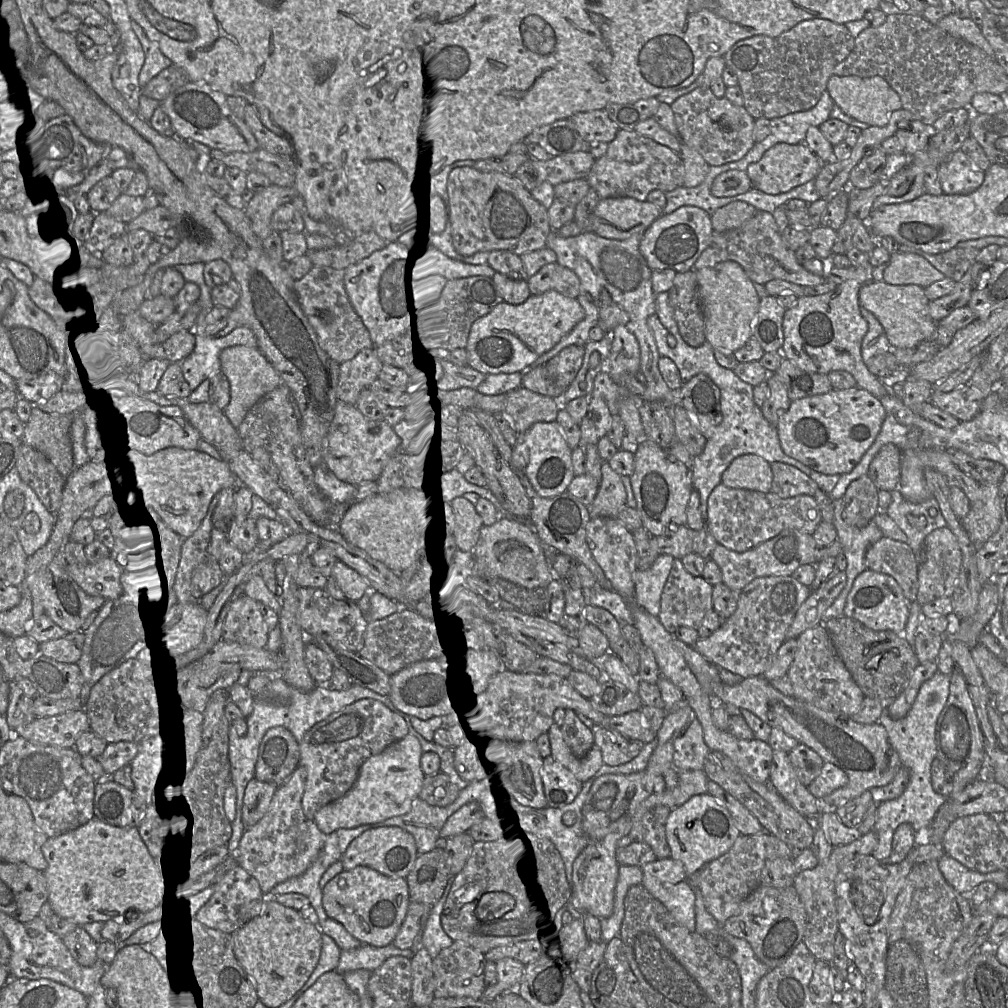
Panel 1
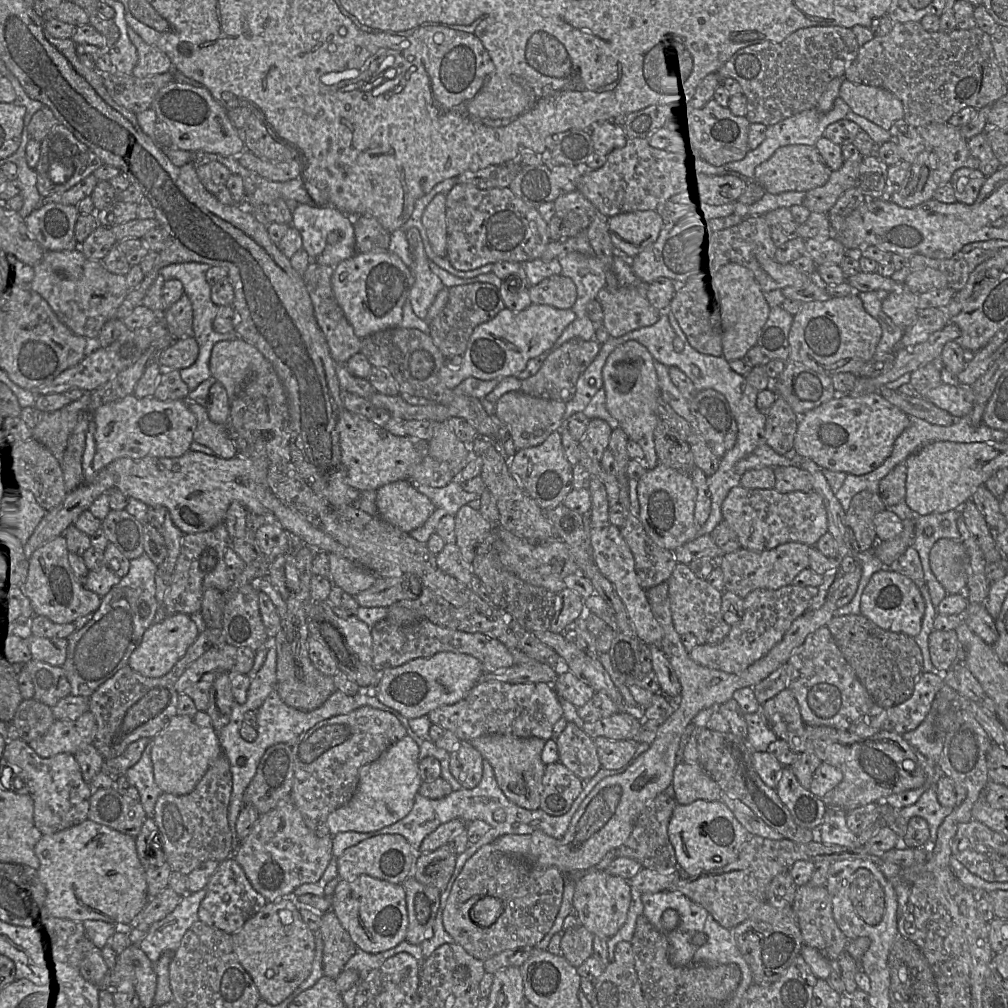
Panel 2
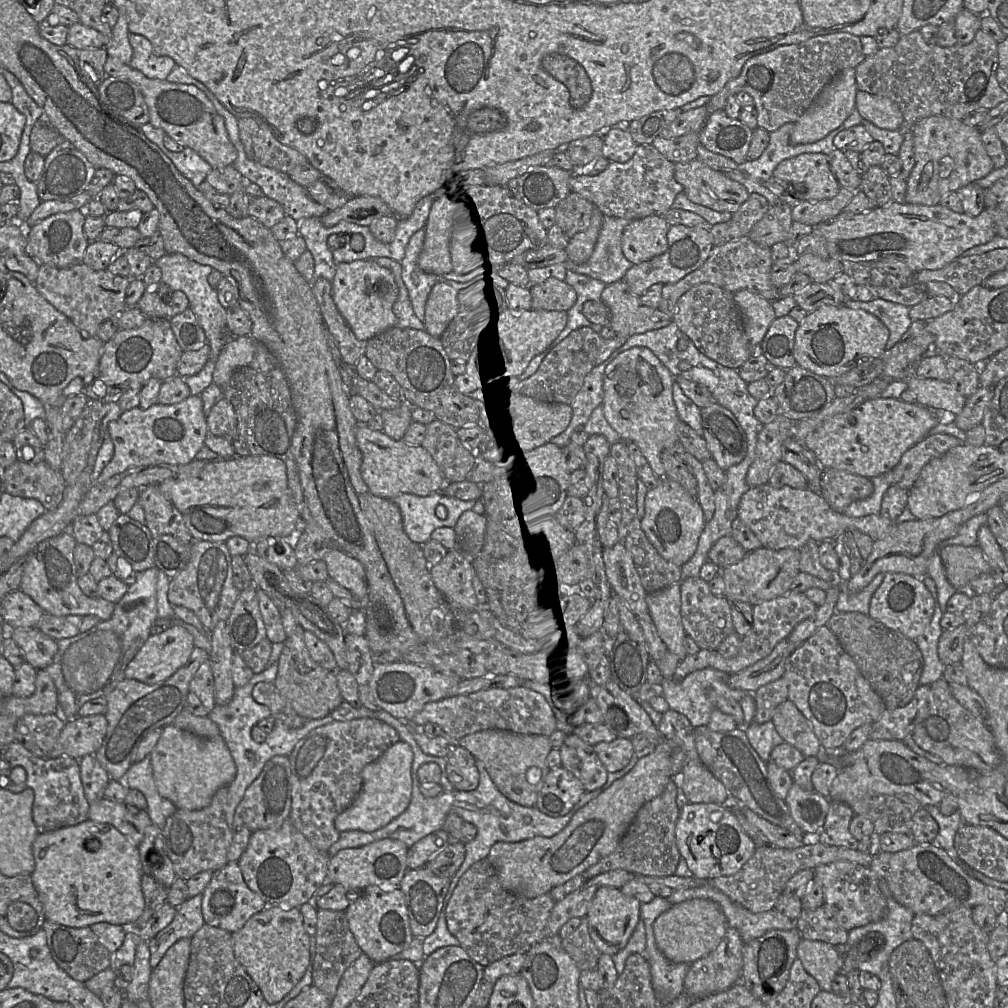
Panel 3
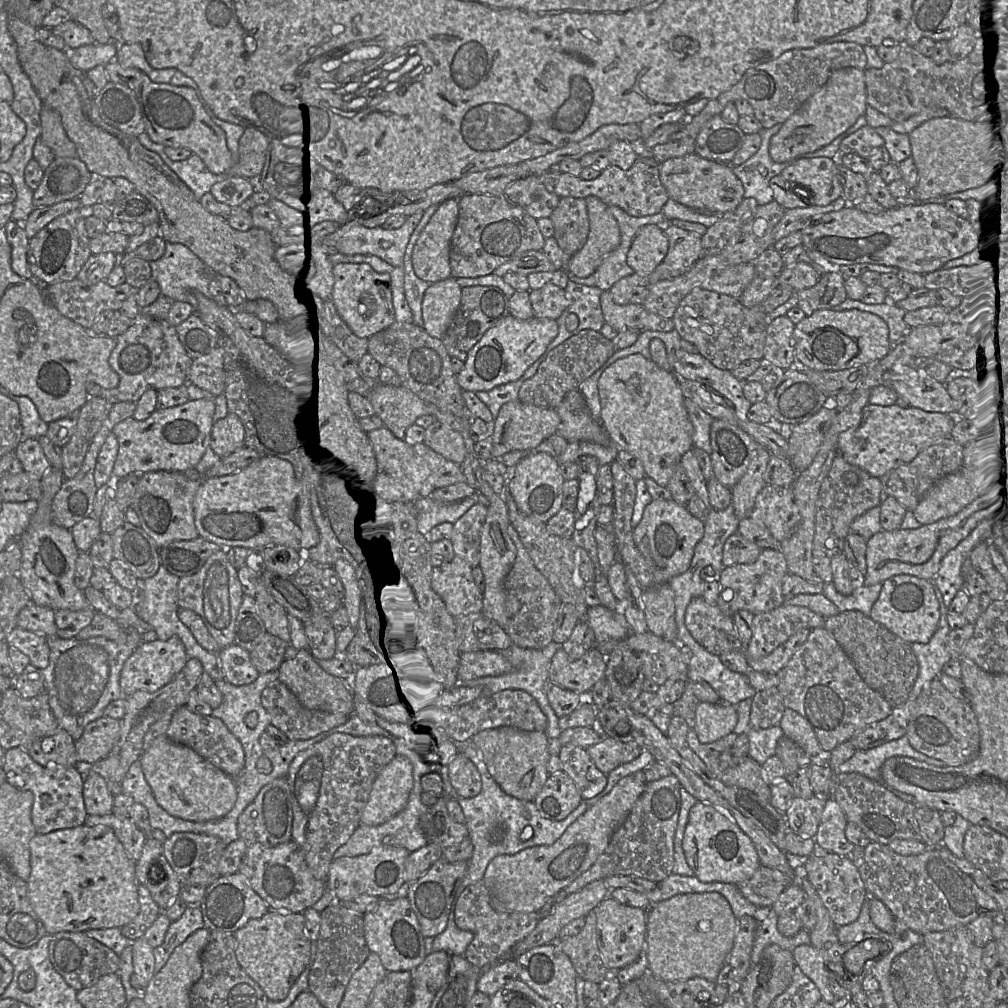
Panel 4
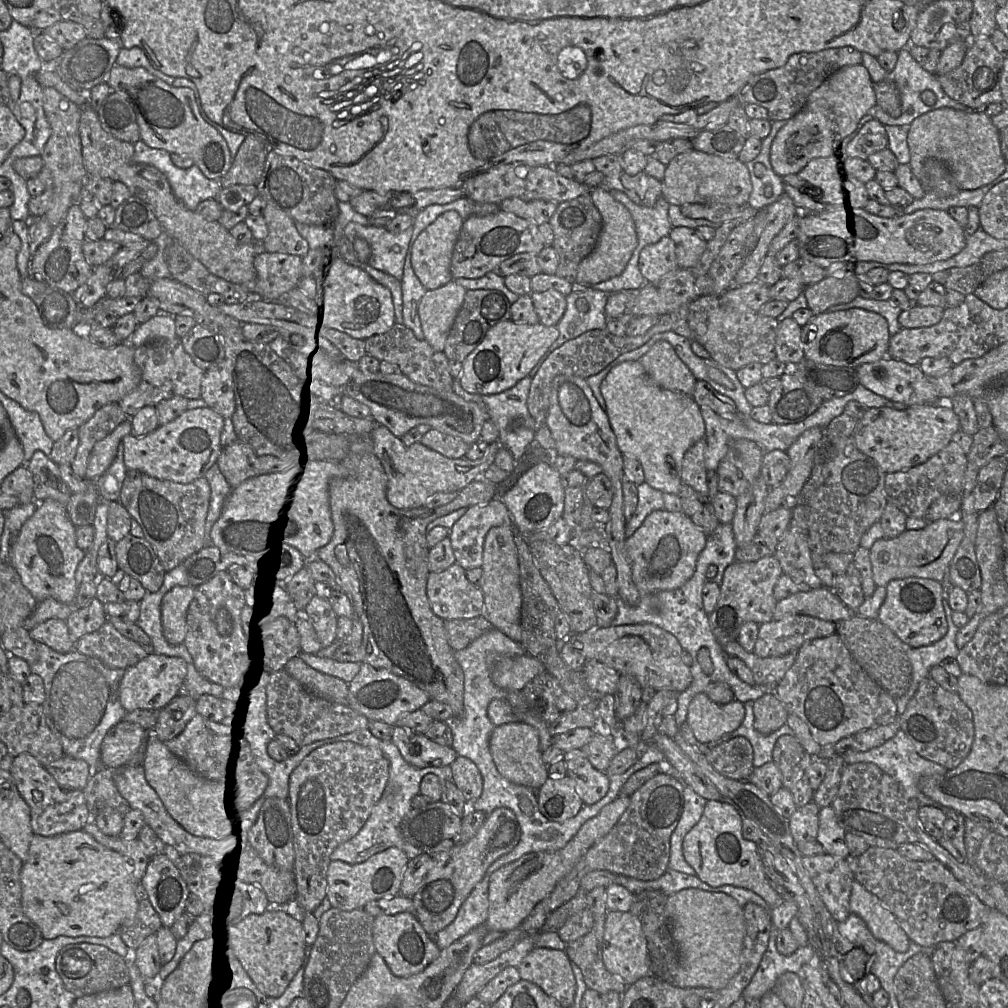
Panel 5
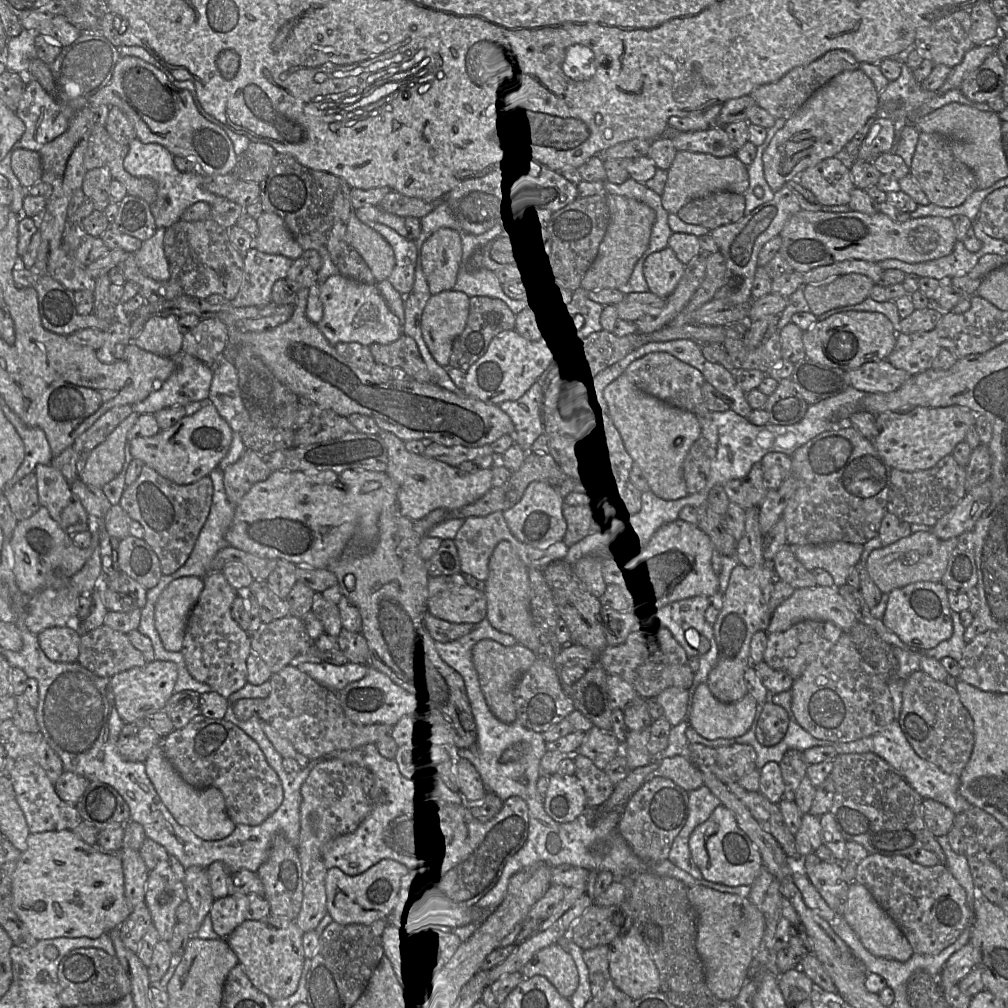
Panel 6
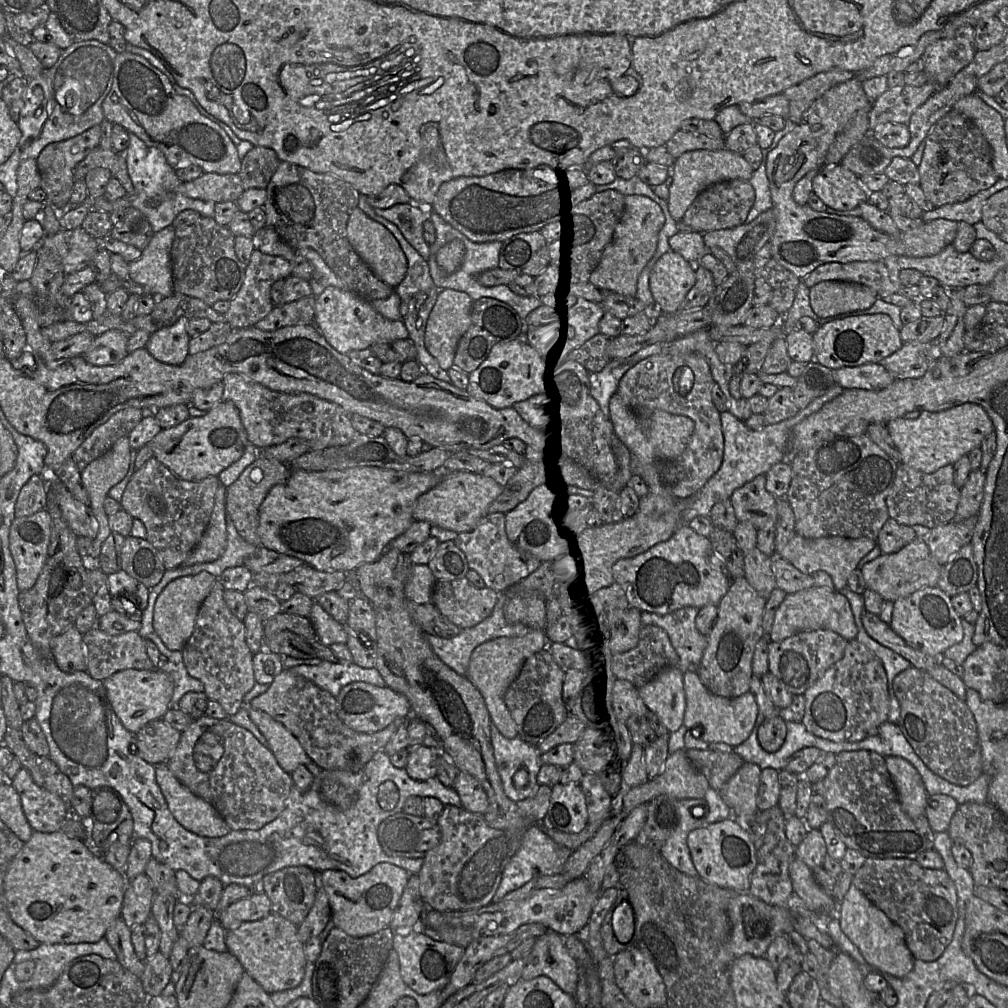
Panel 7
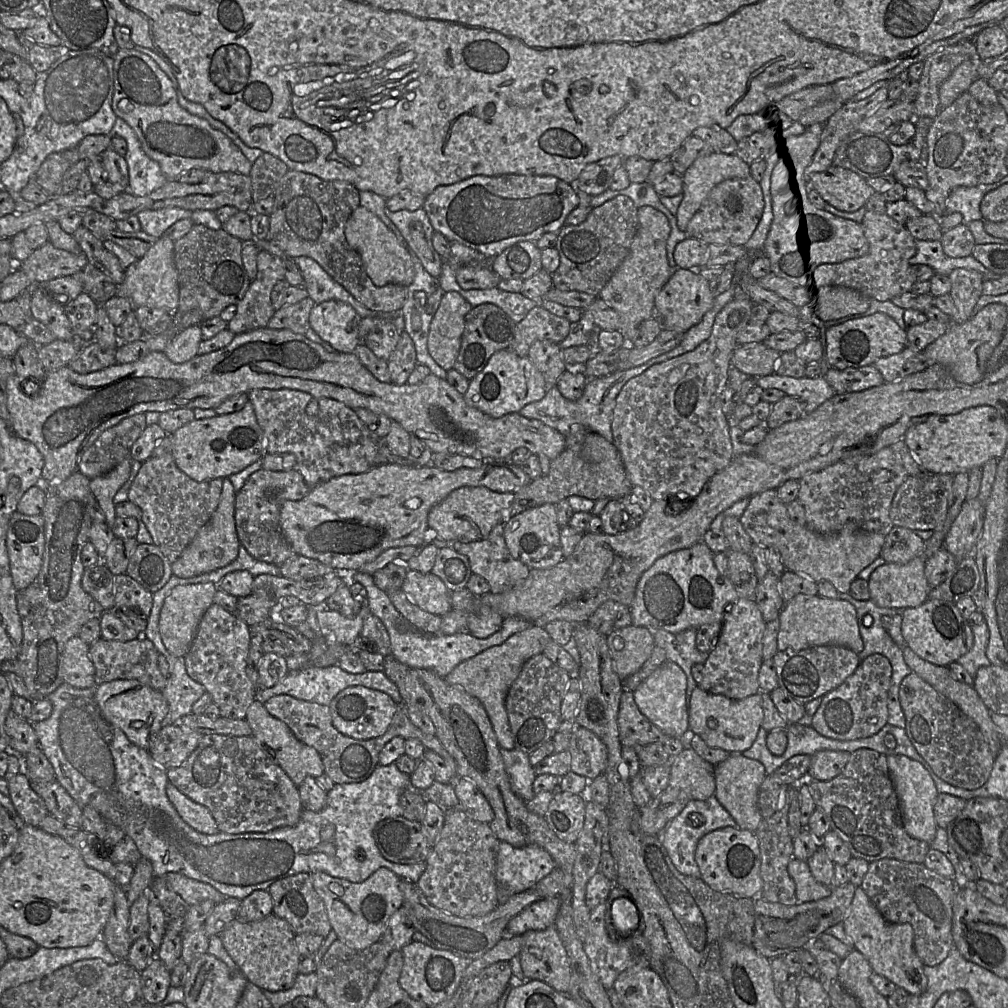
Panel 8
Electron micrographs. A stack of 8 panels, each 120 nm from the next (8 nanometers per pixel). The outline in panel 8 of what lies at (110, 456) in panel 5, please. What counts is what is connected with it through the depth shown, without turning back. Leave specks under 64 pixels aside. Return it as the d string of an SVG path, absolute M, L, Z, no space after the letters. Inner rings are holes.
M126 458L106 474L90 479L91 492L105 515L105 523L110 528L117 517L113 497L127 481L130 467L131 458Z

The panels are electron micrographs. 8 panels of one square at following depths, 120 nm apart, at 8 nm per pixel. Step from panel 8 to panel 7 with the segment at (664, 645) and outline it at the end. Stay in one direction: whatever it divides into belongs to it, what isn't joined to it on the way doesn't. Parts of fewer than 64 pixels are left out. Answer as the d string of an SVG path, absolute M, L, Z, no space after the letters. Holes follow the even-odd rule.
M692 606L679 608L664 616L641 612L642 626L657 626L668 634L679 657L677 668L683 673L699 667L708 645L708 637L696 628L698 612L699 609Z

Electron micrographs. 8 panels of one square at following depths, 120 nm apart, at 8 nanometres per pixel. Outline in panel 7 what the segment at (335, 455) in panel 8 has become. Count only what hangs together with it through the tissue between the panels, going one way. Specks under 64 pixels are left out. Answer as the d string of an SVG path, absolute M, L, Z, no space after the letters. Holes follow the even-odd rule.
M238 373L227 374L222 383L224 386L223 400L233 402L237 407L248 441L258 449L278 445L291 438L300 438L309 443L311 450L321 450L328 447L346 445L359 434L351 424L350 414L345 412L339 405L315 395L273 391ZM307 402L313 405L311 413L307 413L302 409L302 404Z

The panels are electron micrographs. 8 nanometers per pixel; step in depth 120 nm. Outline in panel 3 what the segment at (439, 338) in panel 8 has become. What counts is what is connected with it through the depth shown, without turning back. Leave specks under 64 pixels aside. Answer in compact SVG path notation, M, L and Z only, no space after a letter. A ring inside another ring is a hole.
M440 279L431 289L425 304L425 330L439 338L458 311L458 290Z

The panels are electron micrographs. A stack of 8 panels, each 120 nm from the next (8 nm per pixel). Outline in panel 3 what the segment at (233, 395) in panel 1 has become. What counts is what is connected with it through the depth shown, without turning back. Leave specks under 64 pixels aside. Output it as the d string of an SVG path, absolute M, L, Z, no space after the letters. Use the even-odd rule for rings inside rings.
M234 336L228 339L216 361L213 382L225 386L233 373L248 365L256 351L255 340L251 336Z

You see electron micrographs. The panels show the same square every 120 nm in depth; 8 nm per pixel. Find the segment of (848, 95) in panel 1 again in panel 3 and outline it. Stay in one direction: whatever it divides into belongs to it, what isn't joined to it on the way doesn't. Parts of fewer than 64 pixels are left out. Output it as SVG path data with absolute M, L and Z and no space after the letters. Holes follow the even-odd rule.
M858 90L855 109L864 120L886 130L899 130L904 119L897 103L883 96Z

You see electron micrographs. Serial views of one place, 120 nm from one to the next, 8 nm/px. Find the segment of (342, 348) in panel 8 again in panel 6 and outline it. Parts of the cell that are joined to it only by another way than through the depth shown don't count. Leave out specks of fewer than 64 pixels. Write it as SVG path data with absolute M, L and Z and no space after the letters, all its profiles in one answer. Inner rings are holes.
M338 273L320 285L320 300L323 317L317 326L332 345L339 342L356 342L366 346L372 343L390 344L403 334L400 319L390 311L376 284L357 282Z

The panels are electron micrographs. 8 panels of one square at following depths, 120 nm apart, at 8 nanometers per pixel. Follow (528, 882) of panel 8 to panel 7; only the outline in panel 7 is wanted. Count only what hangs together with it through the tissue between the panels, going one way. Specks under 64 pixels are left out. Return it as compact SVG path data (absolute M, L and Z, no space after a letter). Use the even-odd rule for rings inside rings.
M531 824L524 831L519 849L503 870L501 881L492 902L501 901L506 894L520 888L535 877L562 873L571 853L572 851L568 848L555 843L539 825Z

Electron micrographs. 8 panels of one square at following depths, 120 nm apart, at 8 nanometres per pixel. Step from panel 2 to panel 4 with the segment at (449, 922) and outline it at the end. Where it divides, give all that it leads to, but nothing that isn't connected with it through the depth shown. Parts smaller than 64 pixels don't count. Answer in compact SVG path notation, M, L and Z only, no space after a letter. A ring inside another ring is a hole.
M483 880L466 886L454 906L454 921L461 930L471 931L473 940L464 956L473 965L487 969L490 965L503 960L511 949L525 939L540 921L538 912L498 912L491 905L490 894Z

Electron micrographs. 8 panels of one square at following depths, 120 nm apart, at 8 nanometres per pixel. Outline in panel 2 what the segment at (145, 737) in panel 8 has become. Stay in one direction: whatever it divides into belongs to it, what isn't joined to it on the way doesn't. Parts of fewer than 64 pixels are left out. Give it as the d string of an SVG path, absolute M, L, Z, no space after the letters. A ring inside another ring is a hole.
M179 612L173 613L146 630L141 643L132 652L128 664L134 671L143 676L160 678L167 674L186 654L200 633L191 616Z

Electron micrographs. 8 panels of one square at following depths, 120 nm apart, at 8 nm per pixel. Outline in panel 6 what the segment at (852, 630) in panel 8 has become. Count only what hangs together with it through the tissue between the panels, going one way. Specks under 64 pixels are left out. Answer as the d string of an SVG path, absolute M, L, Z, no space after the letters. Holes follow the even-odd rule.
M835 586L796 589L793 595L772 613L767 633L784 632L794 624L805 620L830 622L838 626L844 633L847 633L859 622L837 590L838 587Z

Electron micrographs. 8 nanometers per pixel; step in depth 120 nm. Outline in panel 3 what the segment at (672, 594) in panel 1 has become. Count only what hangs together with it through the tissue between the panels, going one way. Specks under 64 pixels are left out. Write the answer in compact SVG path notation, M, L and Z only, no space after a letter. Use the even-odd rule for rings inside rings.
M690 577L679 582L679 614L685 633L701 650L717 650L724 639L734 633L731 603L725 596L714 596L708 583L698 577Z

